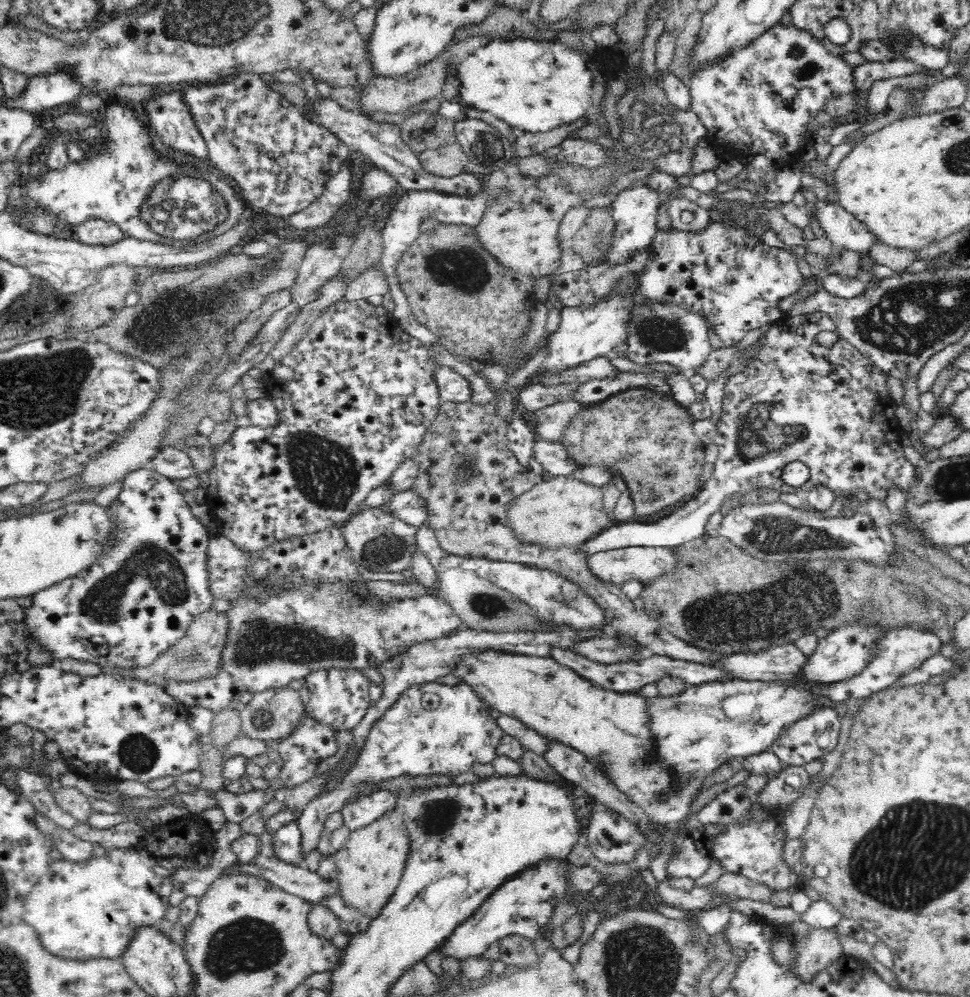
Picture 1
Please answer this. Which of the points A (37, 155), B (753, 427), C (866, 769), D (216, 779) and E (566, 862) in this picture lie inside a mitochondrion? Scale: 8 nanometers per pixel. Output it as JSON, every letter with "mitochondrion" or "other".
{"A":"other","B":"mitochondrion","C":"other","D":"other","E":"other"}

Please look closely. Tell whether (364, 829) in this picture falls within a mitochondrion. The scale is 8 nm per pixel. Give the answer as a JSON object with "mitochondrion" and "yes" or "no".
{"mitochondrion":"no"}

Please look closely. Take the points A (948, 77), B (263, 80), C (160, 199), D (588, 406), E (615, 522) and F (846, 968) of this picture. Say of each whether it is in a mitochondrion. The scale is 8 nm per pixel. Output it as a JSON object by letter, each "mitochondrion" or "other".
{"A":"other","B":"other","C":"mitochondrion","D":"other","E":"other","F":"other"}

